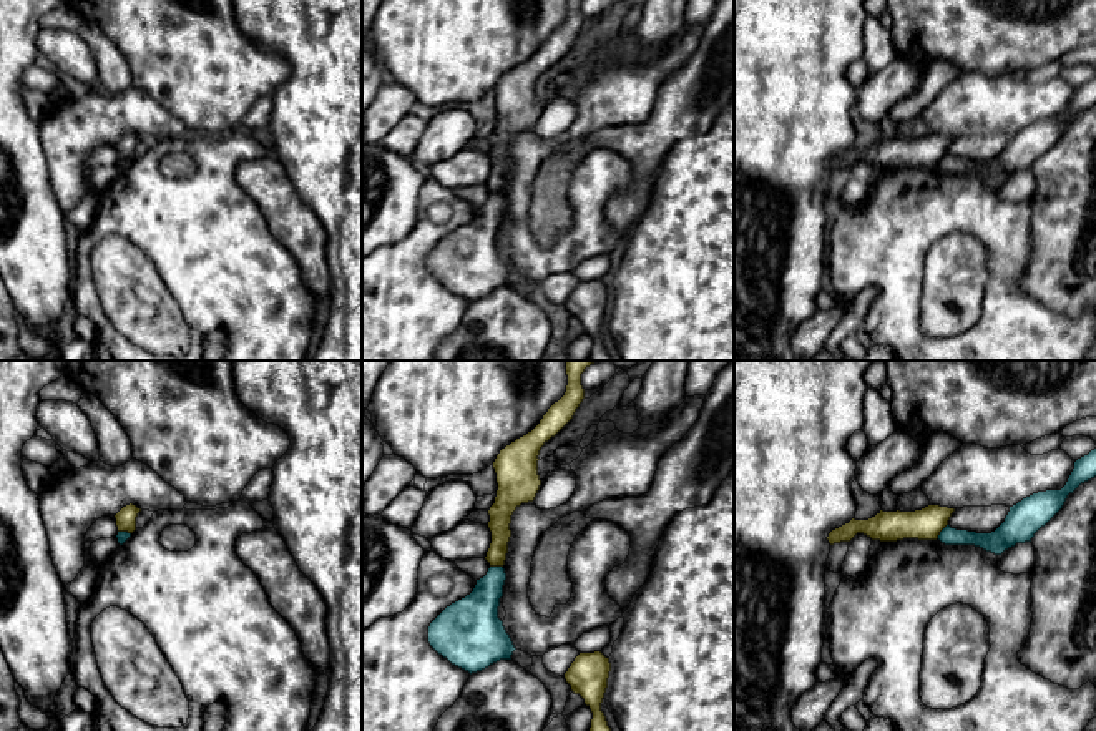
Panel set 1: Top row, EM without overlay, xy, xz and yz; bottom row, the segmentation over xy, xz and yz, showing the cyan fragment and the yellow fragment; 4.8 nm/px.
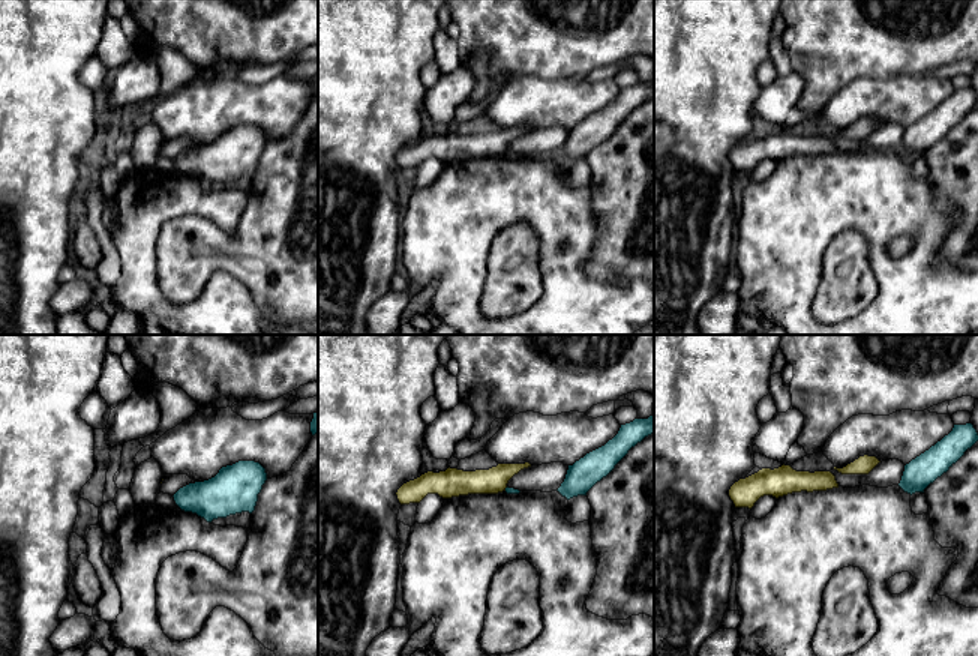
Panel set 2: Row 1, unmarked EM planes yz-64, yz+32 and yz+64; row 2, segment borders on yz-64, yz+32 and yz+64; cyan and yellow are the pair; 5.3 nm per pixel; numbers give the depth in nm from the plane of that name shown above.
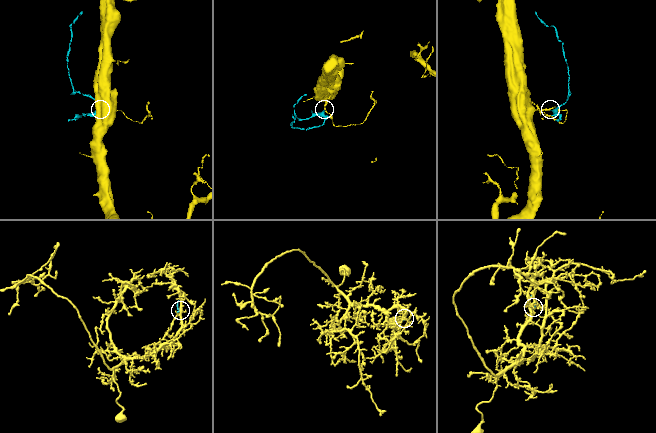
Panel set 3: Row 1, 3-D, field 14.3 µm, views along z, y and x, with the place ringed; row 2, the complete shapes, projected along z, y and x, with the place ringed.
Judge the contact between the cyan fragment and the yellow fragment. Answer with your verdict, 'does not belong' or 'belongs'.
does not belong

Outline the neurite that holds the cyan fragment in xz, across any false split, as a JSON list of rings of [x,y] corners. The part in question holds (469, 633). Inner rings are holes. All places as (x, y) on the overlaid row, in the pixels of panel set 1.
[[[490,567],[470,595],[447,606],[428,626],[430,646],[470,675],[511,660],[516,650],[498,618],[505,580],[503,567]]]

